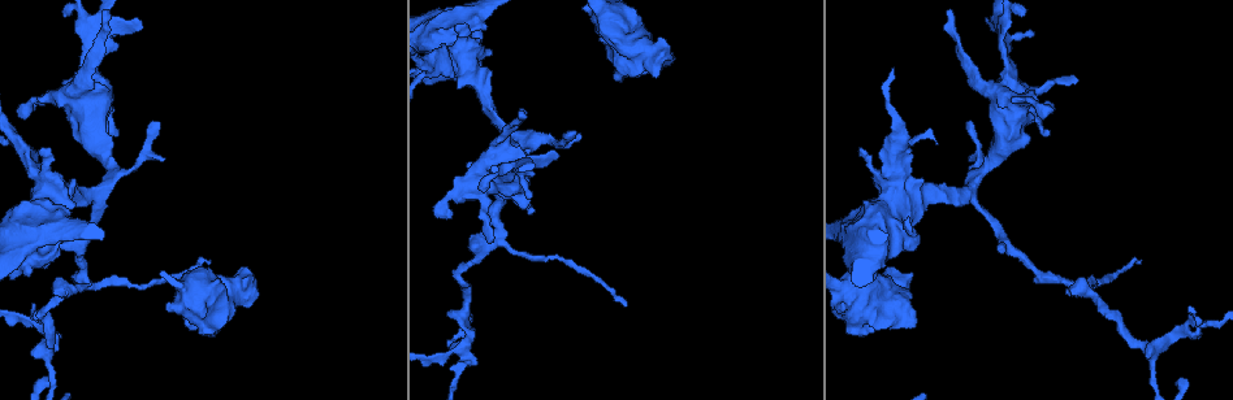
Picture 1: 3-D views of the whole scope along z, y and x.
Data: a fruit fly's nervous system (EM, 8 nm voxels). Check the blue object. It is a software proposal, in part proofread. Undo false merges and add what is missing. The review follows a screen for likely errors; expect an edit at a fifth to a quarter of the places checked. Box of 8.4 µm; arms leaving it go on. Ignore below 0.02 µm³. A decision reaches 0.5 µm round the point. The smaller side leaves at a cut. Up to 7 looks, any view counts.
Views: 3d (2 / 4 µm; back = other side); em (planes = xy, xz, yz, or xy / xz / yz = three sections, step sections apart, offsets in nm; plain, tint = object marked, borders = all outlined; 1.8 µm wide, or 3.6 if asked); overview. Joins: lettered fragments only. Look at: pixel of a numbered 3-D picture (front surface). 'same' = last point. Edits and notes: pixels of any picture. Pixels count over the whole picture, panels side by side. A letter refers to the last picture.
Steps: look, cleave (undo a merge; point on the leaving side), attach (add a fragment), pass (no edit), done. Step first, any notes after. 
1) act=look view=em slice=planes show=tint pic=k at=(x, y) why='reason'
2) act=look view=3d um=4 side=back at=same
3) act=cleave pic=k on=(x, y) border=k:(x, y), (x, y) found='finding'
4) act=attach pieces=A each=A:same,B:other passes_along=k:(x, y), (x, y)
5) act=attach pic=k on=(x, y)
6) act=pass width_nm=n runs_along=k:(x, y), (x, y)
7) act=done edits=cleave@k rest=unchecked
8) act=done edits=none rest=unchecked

act=look view=em slice=xz step=4 show=tint pic=1 at=(922, 190) why='sudden change in width'

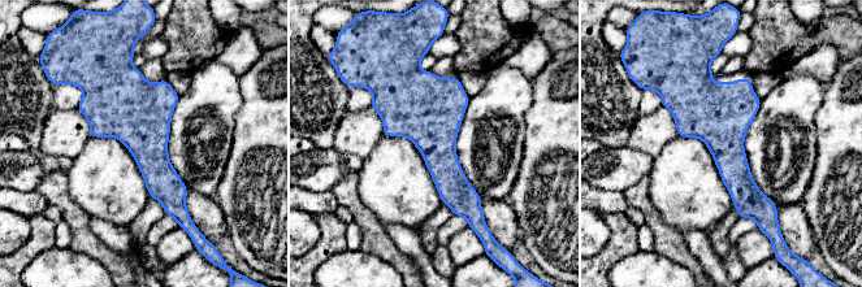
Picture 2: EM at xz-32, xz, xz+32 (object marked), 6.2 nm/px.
act=look view=em slice=planes show=borders at=same why='cut it another way'

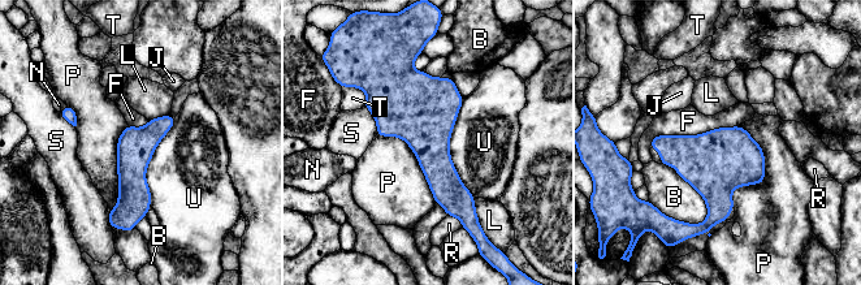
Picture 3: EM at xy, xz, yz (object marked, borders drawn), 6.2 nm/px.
act=pass each=B:other,F:other,J:other,L:other,N:other,P:other,R:other,S:other,T:other,U:other found='one neuron here'

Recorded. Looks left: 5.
act=look view=em slice=xz step=4 show=tint pic=1 at=(1072, 282) why='arms part here'

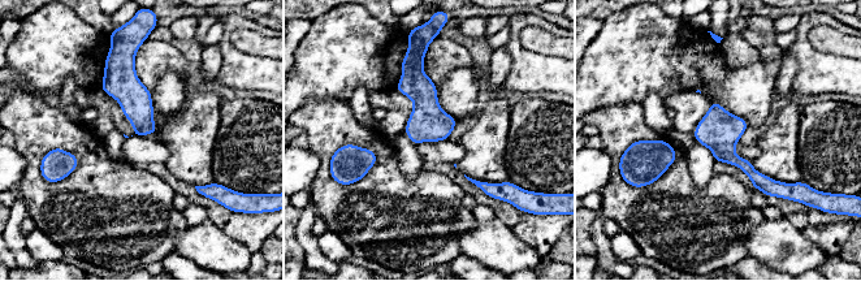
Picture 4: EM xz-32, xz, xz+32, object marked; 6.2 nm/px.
act=look view=em slice=xz step=4 show=borders at=same why='see the neighbours'

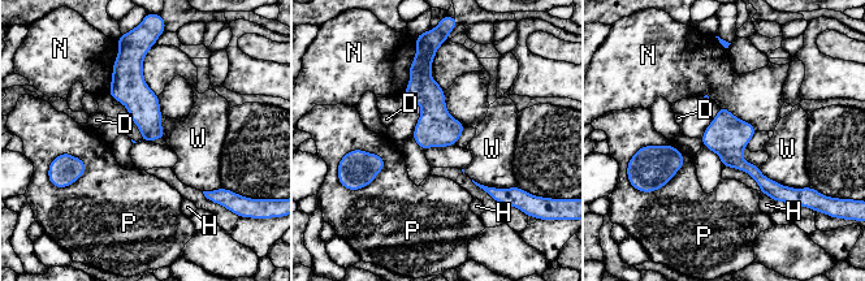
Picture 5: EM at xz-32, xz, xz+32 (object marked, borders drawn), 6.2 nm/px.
act=pass each=D:other,H:other,N:other,P:other,W:other runs_along=5:(721, 111), (730, 151), (787, 191) found='one neuron here'

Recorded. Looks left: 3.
act=look view=3d um=2 pic=1 at=(613, 77)

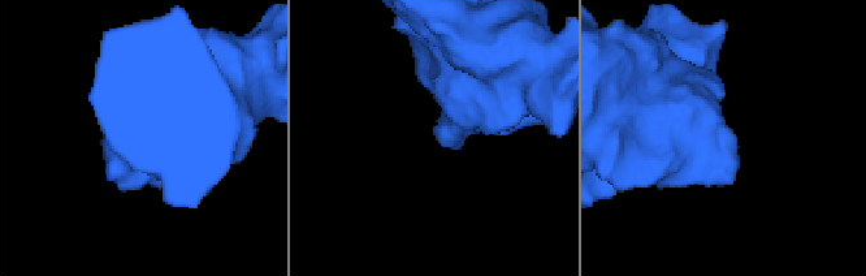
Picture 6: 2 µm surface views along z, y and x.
act=look view=em slice=planes show=borders pic=6 at=(437, 140)

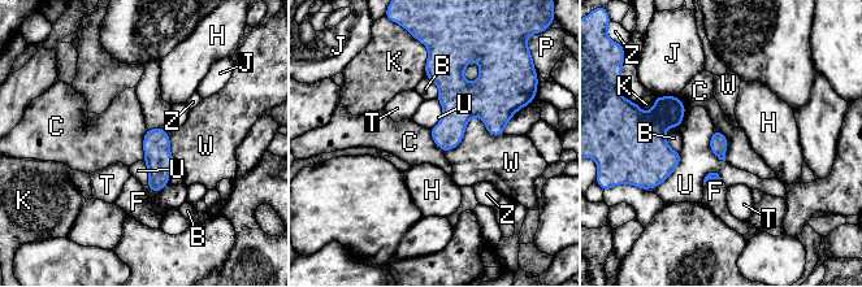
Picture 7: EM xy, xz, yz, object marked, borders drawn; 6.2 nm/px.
act=pass each=B:other,C:other,F:other,H:other,J:other,K:other,P:other,T:other,U:other,W:other,Z:other border=7:(714, 129), (727, 140), (726, 160) found='none of them fits'

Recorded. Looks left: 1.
act=done edits=none rest=unchecked

